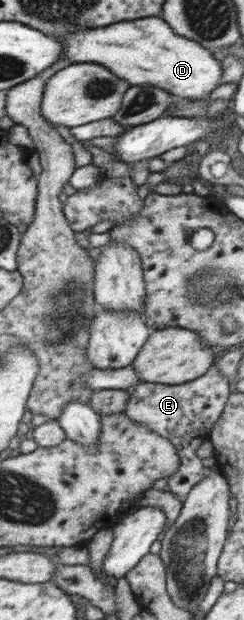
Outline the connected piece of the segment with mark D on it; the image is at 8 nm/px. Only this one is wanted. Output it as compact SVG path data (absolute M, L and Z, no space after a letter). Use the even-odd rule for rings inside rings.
M148 16L125 20L104 28L78 30L60 40L62 58L73 64L91 63L102 65L129 86L154 85L174 97L198 99L220 84L220 64L194 40L184 39L172 31L165 20Z

